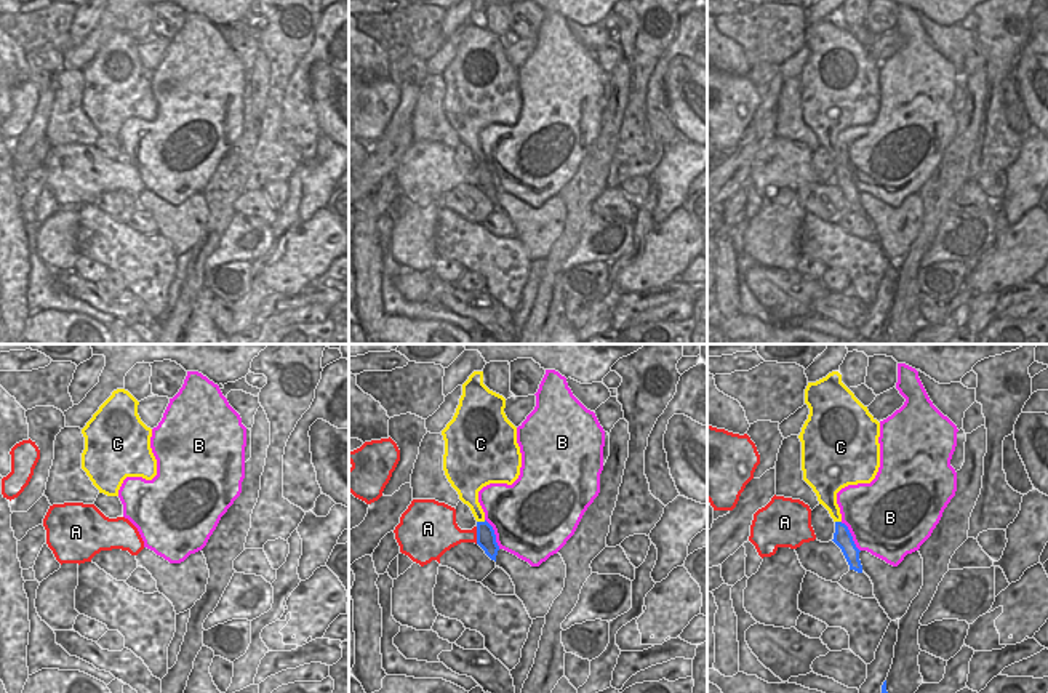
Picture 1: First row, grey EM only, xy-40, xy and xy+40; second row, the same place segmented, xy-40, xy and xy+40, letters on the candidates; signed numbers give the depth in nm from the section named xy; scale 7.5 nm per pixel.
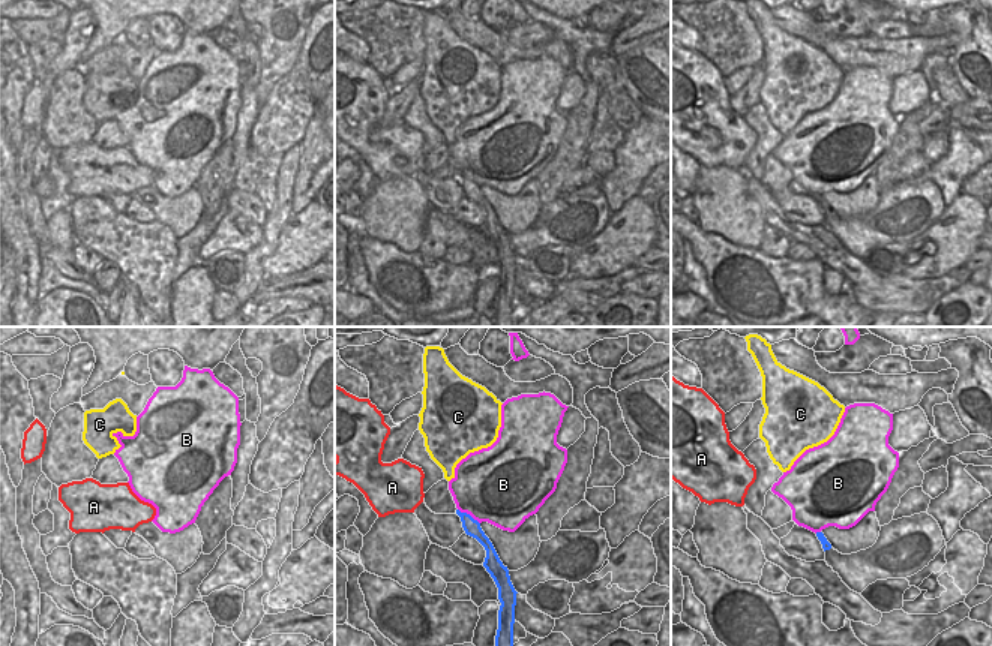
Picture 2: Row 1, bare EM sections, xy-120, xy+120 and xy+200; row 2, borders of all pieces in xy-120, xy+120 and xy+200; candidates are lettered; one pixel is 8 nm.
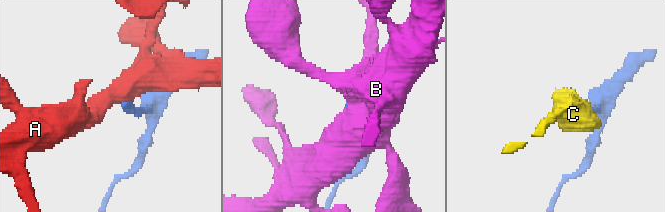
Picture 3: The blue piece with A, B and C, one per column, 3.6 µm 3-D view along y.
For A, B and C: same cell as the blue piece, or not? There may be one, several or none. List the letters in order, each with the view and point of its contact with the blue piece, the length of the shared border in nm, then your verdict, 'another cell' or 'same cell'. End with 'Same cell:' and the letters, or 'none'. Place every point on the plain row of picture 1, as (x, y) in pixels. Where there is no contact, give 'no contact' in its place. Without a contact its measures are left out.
A: xy (477, 176) | 130 nm | another cell
B: xy+40 (852, 178) | 280 nm | another cell
C: xy (480, 164) | 70 nm | same cell
Same cell: C

